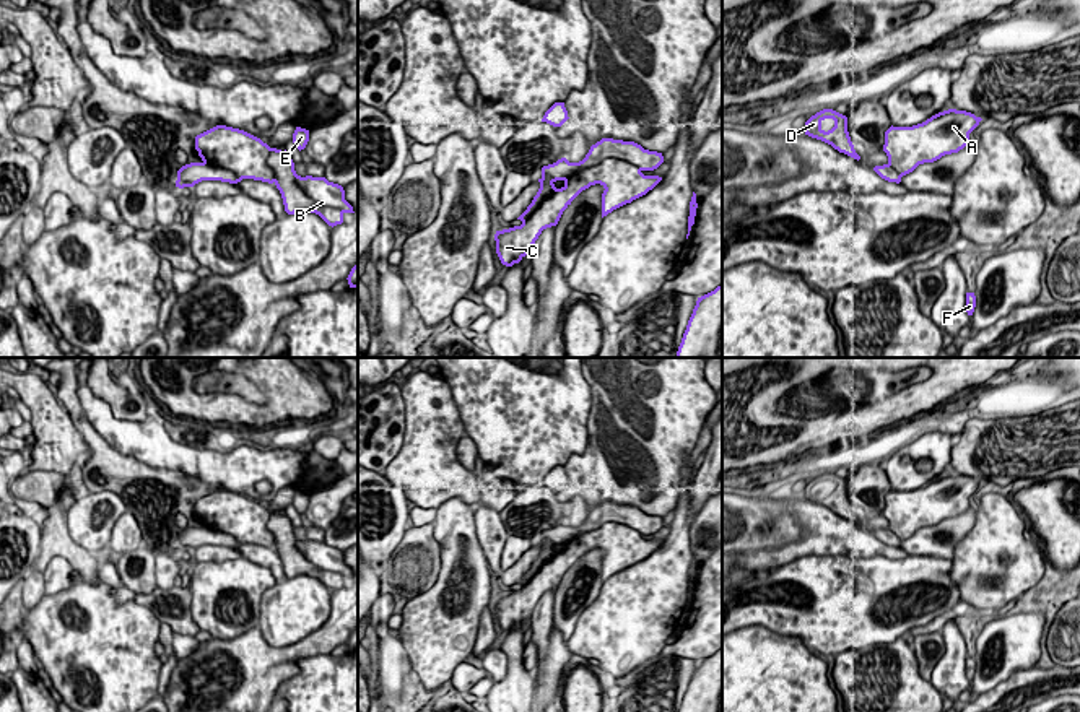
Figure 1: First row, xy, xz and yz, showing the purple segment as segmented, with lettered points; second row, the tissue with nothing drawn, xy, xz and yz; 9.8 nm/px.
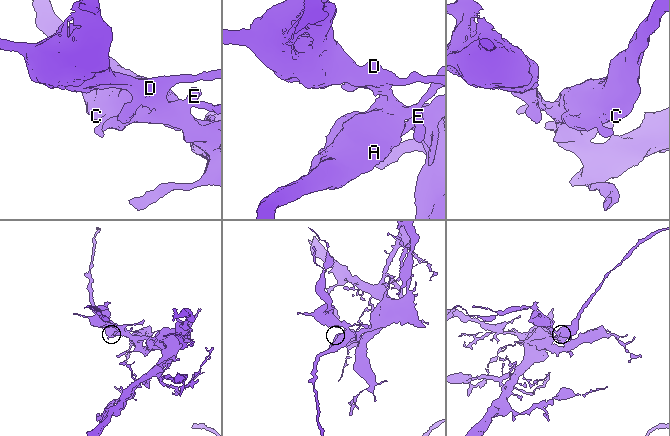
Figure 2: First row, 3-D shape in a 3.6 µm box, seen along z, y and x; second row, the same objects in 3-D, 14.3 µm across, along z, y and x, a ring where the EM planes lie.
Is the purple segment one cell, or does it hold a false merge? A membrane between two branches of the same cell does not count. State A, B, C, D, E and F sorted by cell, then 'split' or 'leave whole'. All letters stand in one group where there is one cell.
A B C / D E F | split

